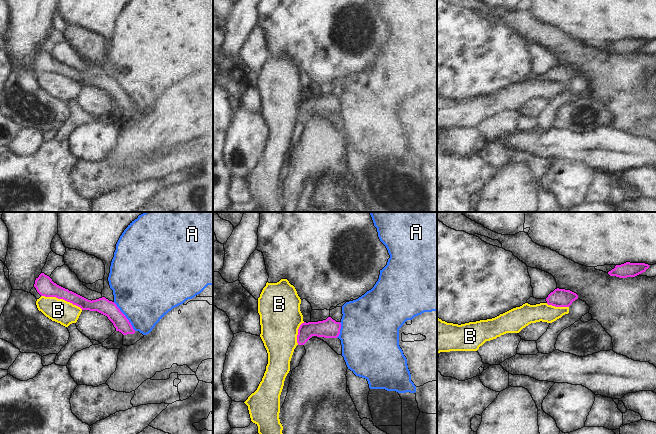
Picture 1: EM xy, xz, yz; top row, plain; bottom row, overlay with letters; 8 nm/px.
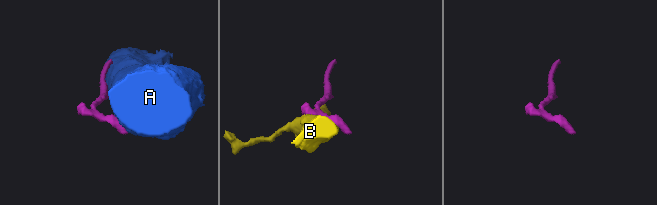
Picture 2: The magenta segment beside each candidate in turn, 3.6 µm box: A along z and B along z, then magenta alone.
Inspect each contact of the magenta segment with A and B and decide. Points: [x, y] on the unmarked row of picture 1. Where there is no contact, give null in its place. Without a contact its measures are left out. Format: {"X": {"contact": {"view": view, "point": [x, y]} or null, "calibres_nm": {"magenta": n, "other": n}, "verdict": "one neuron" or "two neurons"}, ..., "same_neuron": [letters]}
{"A": {"contact": {"view": "xy", "point": [125, 92]}, "calibres_nm": {"magenta": 130, "other": 480}, "verdict": "two neurons"}, "B": {"contact": {"view": "xy", "point": [62, 74]}, "calibres_nm": {"magenta": 150, "other": 190}, "verdict": "two neurons"}, "same_neuron": []}

